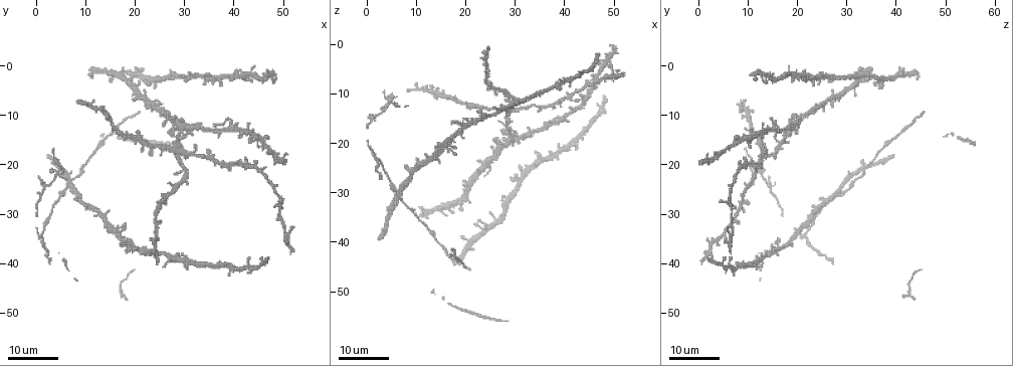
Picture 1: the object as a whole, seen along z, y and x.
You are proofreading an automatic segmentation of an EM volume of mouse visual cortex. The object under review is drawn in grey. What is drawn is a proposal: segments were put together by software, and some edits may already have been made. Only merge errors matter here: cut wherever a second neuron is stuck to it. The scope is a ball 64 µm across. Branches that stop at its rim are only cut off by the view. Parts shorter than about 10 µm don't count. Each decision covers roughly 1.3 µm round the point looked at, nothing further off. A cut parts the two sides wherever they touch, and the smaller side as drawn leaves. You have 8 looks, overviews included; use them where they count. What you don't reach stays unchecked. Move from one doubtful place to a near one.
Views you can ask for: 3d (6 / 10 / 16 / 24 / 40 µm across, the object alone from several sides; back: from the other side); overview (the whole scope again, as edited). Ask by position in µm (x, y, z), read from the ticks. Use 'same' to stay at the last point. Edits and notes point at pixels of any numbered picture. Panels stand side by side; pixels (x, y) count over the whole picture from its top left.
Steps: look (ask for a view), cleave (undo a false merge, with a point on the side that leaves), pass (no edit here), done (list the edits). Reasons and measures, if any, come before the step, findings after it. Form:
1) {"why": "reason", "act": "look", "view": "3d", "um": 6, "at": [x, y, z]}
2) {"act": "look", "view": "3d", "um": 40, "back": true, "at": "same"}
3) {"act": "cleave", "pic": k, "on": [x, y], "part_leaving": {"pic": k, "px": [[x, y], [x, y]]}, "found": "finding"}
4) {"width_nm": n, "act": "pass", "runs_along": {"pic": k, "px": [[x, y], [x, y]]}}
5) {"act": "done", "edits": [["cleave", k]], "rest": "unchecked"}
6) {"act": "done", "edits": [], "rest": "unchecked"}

{"act": "look", "view": "3d", "um": 16, "at": [6.5, 22.5, 30.0]}

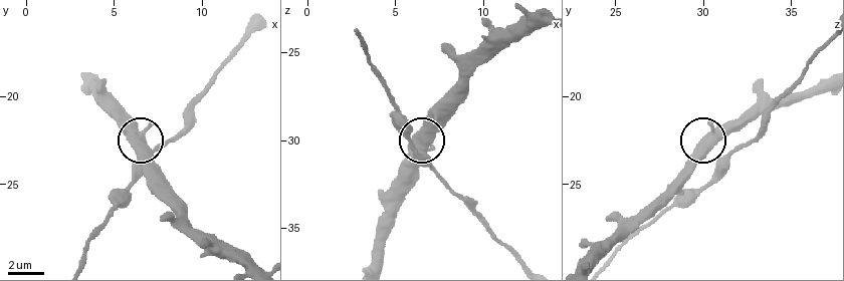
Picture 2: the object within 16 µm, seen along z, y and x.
{"act": "look", "view": "3d", "um": 6, "at": [6.7, 22.8, 30.4]}

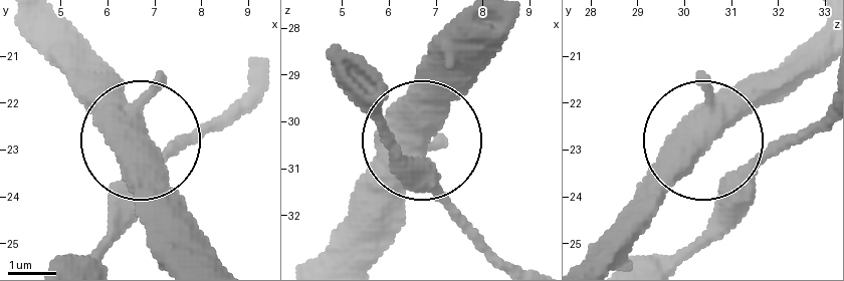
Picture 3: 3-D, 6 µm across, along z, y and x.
{"width_nm": 460, "act": "pass", "found": "one neuron here"}

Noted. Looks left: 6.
{"why": "thin arm on a thick one", "act": "look", "view": "3d", "um": 16, "at": [22.5, 6.5, 26.5]}

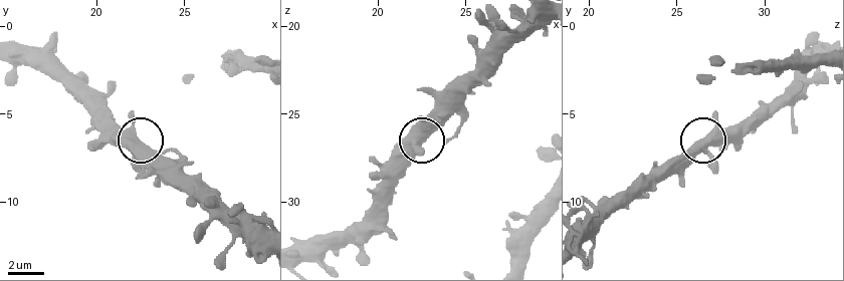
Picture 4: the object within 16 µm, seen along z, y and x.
{"why": "closer look", "act": "look", "view": "3d", "um": 10, "at": [22.3, 6.5, 26.9]}

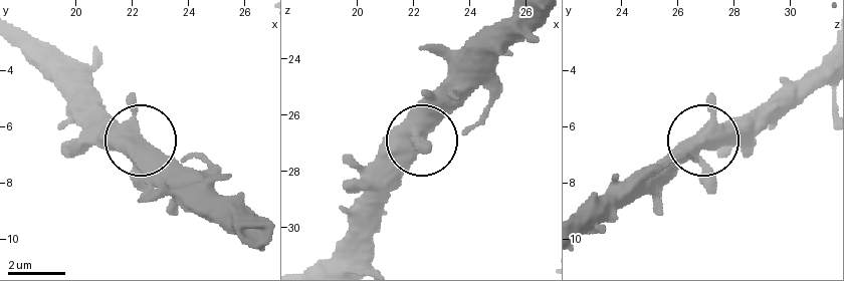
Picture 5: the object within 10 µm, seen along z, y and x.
{"width_nm": 400, "act": "pass", "runs_along": {"pic": 5, "px": [[584, 231], [706, 139], [734, 134], [754, 118]]}, "found": "continuous, no second neuron"}

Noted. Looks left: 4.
{"why": "sudden change in width", "act": "look", "view": "3d", "um": 24, "at": [13.5, 14.5, 39.0]}

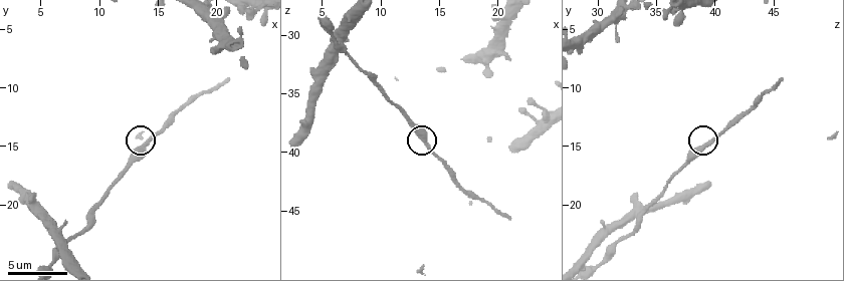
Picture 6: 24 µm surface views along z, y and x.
{"act": "look", "view": "3d", "um": 10, "at": [14.0, 15.2, 39.0]}

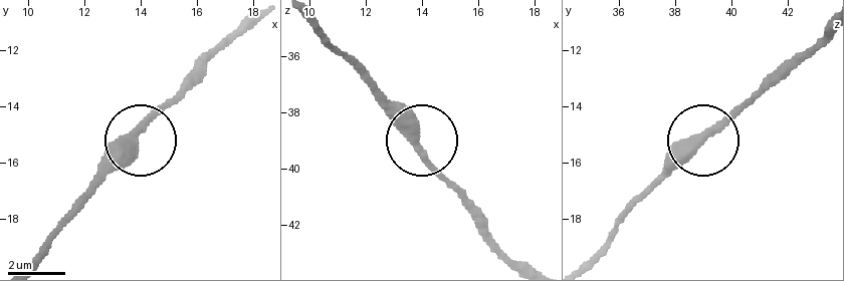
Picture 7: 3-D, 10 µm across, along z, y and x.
{"width_nm": 340, "act": "pass", "runs_along": {"pic": 7, "px": [[589, 260], [767, 82]]}, "found": "one neuron here"}

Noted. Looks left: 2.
{"why": "four-way junction", "act": "look", "view": "3d", "um": 16, "at": [29.5, 12.5, 19.0]}

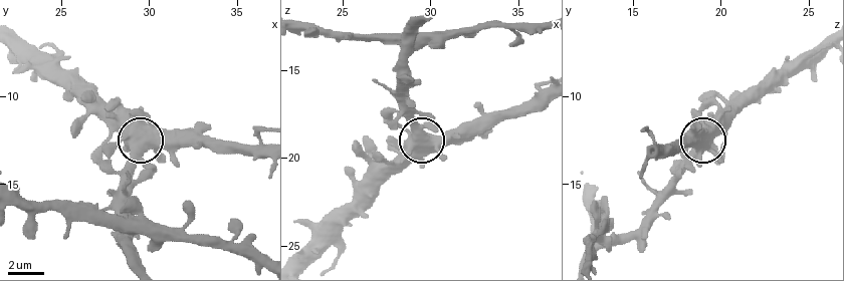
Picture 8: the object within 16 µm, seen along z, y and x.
{"act": "look", "view": "3d", "um": 6, "at": [29.7, 12.9, 18.7]}

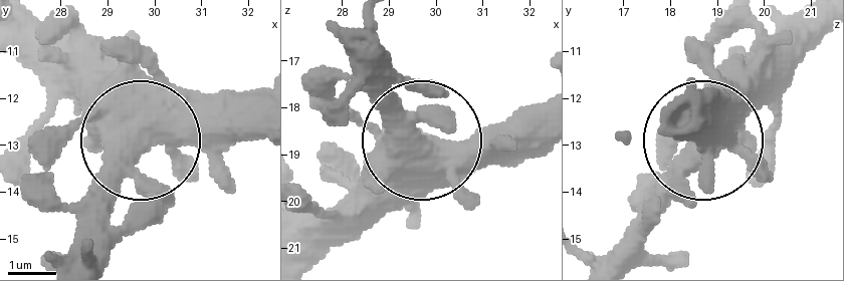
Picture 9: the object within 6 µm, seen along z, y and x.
{"side_arm_um": 33, "act": "pass", "runs_along": {"pic": 9, "px": [[608, 255], [708, 127]]}, "found": "continuous, no second neuron"}

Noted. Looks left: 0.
{"act": "done", "edits": [], "rest": "unchecked"}

